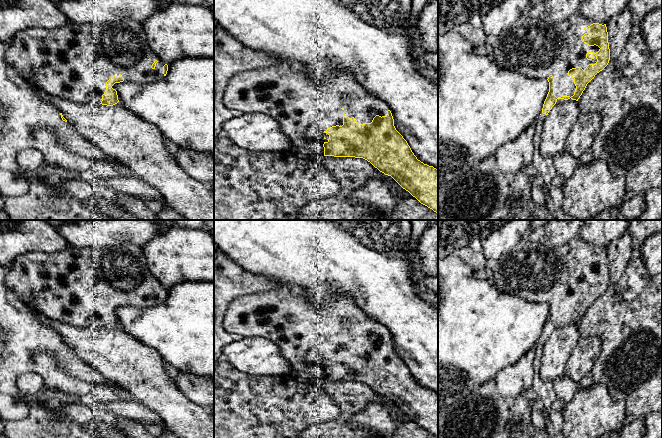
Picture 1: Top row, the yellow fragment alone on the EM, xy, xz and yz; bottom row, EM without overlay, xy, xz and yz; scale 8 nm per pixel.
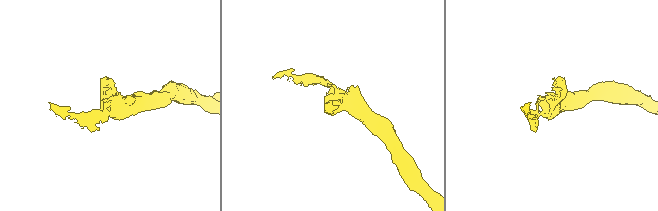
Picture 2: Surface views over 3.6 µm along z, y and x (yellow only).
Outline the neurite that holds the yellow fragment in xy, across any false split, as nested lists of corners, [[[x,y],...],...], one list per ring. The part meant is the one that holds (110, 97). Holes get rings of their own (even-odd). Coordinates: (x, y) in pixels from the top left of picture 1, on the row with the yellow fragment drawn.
[[[117,20],[101,24],[67,22],[54,29],[28,28],[14,35],[5,53],[7,67],[14,70],[11,78],[24,85],[23,78],[33,74],[35,85],[46,94],[69,99],[79,104],[113,106],[119,102],[116,87],[120,82],[146,84],[164,79],[168,65],[149,47],[141,22]]]

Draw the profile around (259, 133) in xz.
[[[259,112],[228,119],[223,124],[222,136],[253,153],[281,153],[292,147],[279,123]]]

